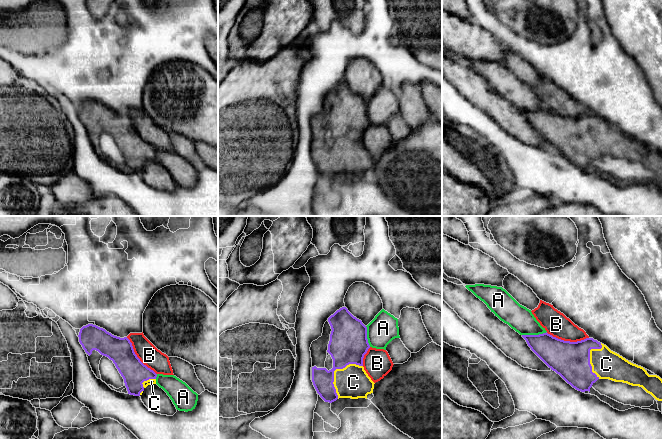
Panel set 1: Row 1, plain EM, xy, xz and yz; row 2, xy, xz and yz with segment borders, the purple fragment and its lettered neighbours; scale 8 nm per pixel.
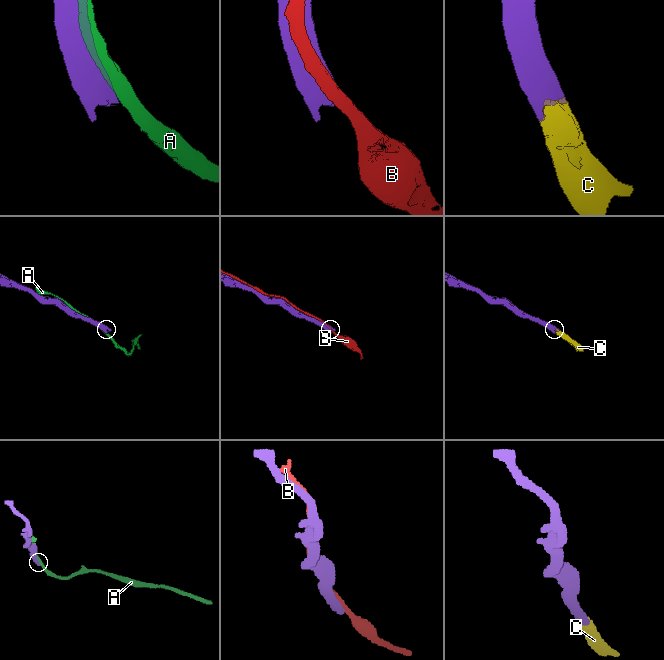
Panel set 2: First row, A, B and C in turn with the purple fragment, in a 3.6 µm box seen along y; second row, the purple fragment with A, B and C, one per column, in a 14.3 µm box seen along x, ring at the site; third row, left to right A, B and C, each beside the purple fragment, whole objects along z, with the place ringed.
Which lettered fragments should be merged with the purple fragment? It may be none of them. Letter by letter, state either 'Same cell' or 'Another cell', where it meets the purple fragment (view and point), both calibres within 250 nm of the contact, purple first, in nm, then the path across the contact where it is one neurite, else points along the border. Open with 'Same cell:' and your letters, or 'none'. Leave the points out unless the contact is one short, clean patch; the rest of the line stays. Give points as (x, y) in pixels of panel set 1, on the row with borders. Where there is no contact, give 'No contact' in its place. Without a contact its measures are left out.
Same cell: C
A: Another cell. Touches purple at yz (534, 335). Thickness 240 nm (purple) against 200 nm
B: Another cell. Touches purple at yz (567, 341). Thickness 300 nm (purple) against 190 nm
C: Same cell. Touches purple at xz (334, 370). Thickness 320 nm (purple) against 260 nm

